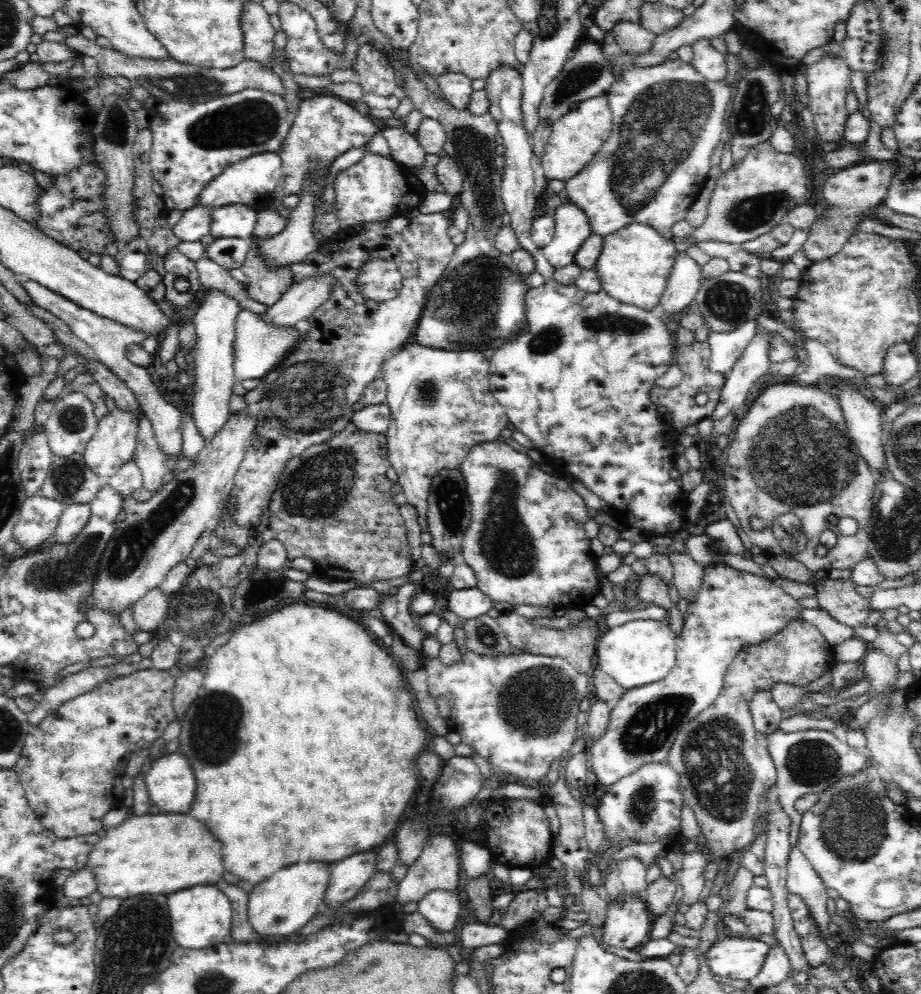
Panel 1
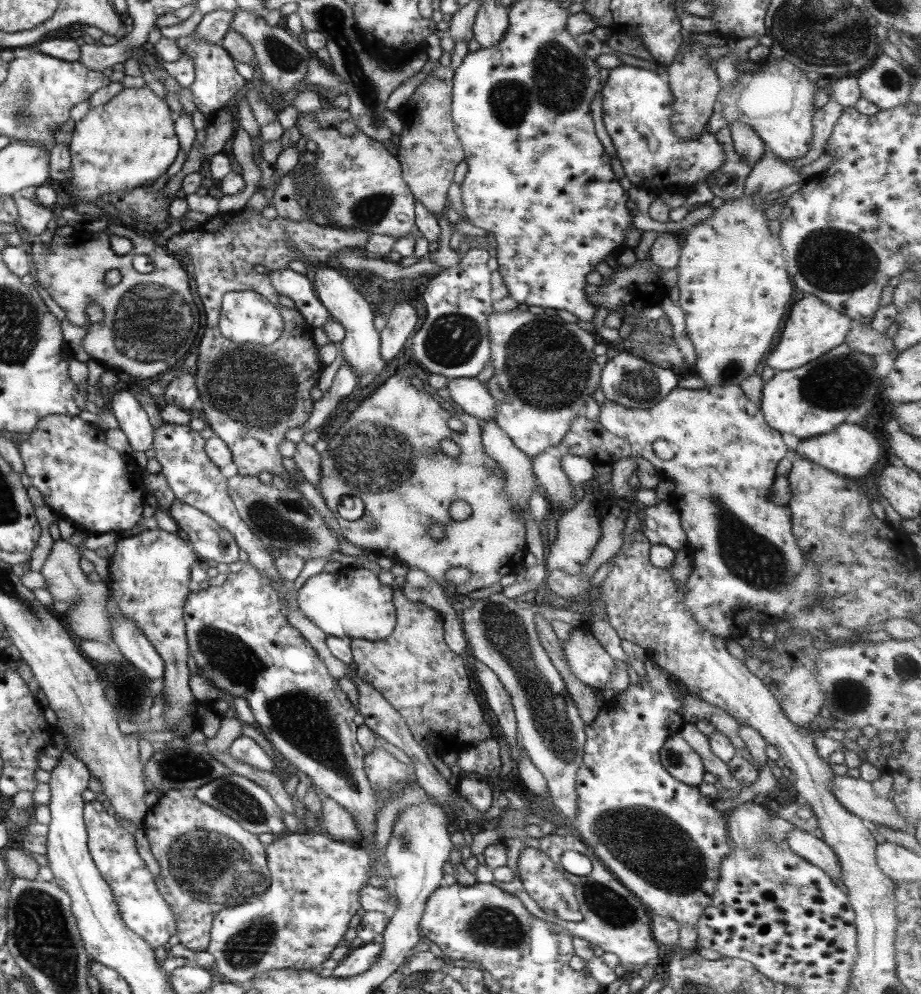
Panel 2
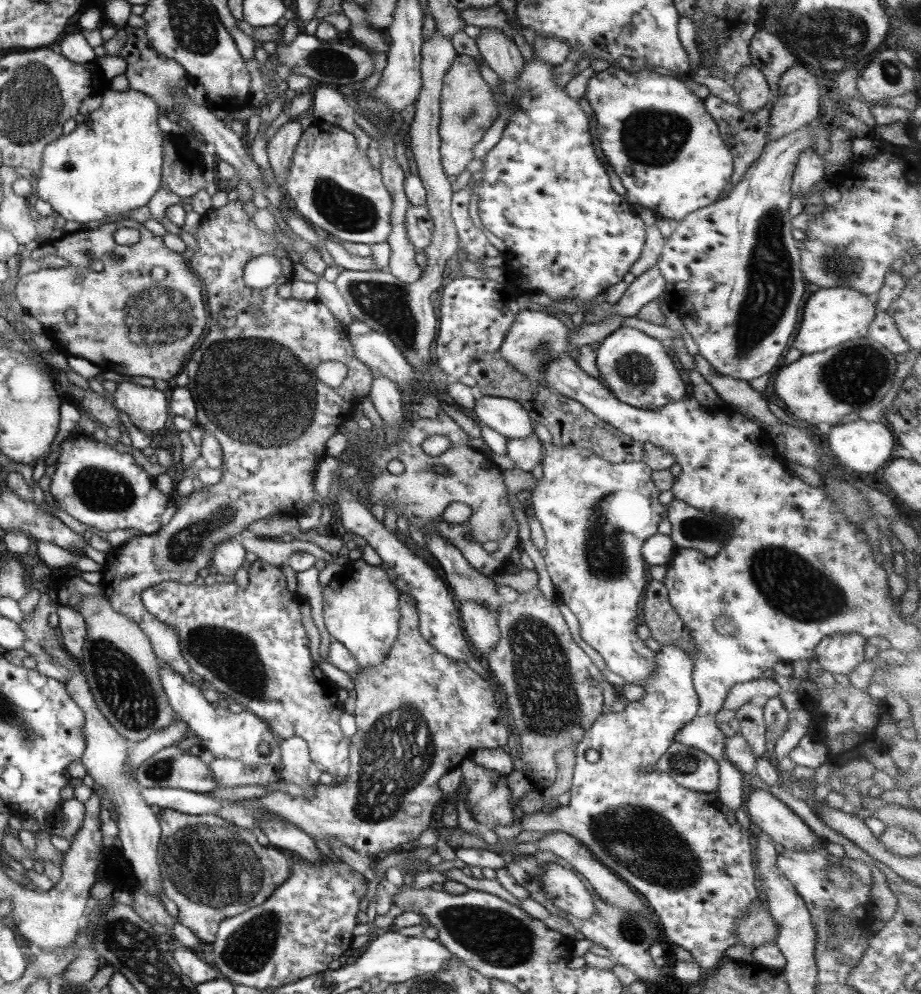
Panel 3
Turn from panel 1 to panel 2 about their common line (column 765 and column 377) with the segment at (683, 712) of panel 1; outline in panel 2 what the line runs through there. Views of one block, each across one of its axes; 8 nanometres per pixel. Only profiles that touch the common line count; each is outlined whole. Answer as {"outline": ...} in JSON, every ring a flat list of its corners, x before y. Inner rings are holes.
{"outline":[[356,567,346,570,346,576,338,572,320,572,306,580,298,590,298,608,309,618,326,636,334,636,340,639,384,640,392,634,396,626,396,609,393,603,393,591,395,586,384,585,379,581,378,575,364,567]]}

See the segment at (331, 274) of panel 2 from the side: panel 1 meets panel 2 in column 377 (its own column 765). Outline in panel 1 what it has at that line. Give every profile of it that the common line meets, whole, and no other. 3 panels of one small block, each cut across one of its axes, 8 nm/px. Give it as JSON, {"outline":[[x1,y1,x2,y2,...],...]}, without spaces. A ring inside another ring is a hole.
{"outline":[[759,327,756,336,742,356,732,366,731,371,725,376,724,388,718,398,718,404,711,414,712,420,722,420,725,416,738,408,742,408,750,386,766,375,768,368,772,365,769,358,772,336,771,332]]}

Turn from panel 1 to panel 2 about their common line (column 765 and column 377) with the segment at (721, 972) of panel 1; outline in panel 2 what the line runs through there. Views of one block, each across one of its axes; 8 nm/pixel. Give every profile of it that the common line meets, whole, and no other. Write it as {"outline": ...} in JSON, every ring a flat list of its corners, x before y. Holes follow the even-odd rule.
{"outline":[[374,941,354,947,348,952,346,958,340,961,338,966,331,971,331,974,344,978,366,972,378,961,381,956,380,952,382,952,382,943]]}

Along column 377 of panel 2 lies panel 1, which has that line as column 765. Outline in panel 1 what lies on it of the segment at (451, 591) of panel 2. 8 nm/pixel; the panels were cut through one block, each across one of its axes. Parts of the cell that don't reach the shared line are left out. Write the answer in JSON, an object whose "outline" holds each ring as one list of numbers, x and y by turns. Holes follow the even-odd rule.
{"outline":[[786,382,786,383,779,383,778,386,776,384,768,386,766,390,763,390,761,394,758,395,752,406,749,408,747,414,743,416,738,424,734,428,733,437,730,443,730,449,728,450,724,475,725,475,725,496,731,502,732,508,734,508,737,517,740,520,741,527,743,528,744,532,750,537,751,542,756,544,762,549,762,552,765,556,782,556,788,557,792,560,797,560,798,562,802,563,808,570,827,570,828,572,831,570,846,570,847,568,852,570,854,565,858,564,867,554,867,544,868,542,868,535,867,535,867,524,871,520,871,516,874,513,874,492,876,492,876,488,878,486,878,476,872,476,870,473,870,467,868,467,868,463,866,463,866,459,863,459,861,456,858,456,857,451,854,450,855,446,850,442,848,436,848,424,845,423,845,418,843,417,842,409,840,408,839,400,836,397,832,397,830,394,826,393,822,388,816,388,814,386,806,385,801,386,797,382],[787,512,794,513,801,522,802,530,807,538,806,544,806,553,805,554,794,554,794,553,787,553,776,540,776,537,773,535,772,530,772,523,778,516,781,514,786,514],[830,514,834,514,834,516,839,517,850,517,854,518,858,524,858,531,854,535,844,534,842,533,838,527,832,525,828,521,828,516],[752,516,757,516,760,520,763,520,764,526,763,529,758,531,752,529,750,527,750,518],[826,529,832,530,834,534,837,536,837,543,836,545,828,550,826,556,819,557,816,555,815,548,820,544,819,536,824,532]]}

